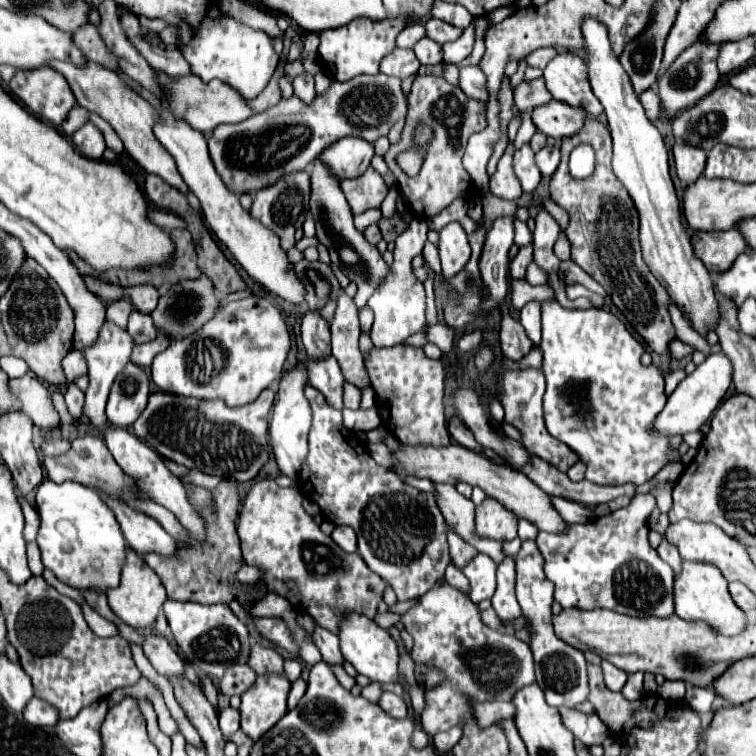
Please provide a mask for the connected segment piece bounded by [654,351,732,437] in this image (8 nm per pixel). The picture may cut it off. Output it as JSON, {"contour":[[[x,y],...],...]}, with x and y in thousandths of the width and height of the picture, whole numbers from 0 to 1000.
{"contour":[[[942,467],[934,472],[931,480],[926,480],[894,515],[892,520],[884,525],[881,538],[876,541],[876,546],[868,552],[868,567],[884,578],[889,575],[905,575],[913,570],[923,570],[923,565],[929,560],[934,560],[947,536],[952,533],[952,528],[960,522],[963,512],[968,507],[968,478],[963,478],[960,467]]]}

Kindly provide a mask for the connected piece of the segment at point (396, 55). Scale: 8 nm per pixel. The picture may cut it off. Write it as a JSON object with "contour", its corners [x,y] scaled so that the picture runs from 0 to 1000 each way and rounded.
{"contour":[[[524,65],[513,70],[503,83],[503,97],[537,104],[542,99],[550,99],[556,91],[553,78],[548,75],[545,65]]]}

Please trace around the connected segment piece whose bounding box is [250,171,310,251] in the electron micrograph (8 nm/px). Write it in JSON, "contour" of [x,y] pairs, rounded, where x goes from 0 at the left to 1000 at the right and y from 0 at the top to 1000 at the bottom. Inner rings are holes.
{"contour":[[[405,226],[397,229],[386,229],[381,234],[373,234],[365,245],[347,250],[344,255],[339,255],[331,284],[333,290],[344,292],[349,300],[354,300],[360,308],[365,308],[365,313],[370,316],[370,327],[378,332],[384,327],[389,327],[389,308],[394,300],[399,300],[402,290],[405,290],[405,279],[407,279],[407,255],[410,255],[410,237]]]}

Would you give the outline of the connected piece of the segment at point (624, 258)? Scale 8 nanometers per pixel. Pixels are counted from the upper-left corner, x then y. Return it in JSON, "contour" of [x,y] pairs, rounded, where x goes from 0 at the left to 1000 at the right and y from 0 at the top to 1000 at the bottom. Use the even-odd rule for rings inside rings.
{"contour":[[[778,152],[772,171],[765,179],[743,184],[743,213],[728,237],[728,261],[754,284],[754,295],[746,308],[757,321],[757,345],[765,348],[778,364],[783,364],[799,380],[810,401],[823,411],[823,417],[831,422],[839,438],[854,451],[854,456],[865,467],[878,470],[886,467],[884,454],[894,446],[884,414],[889,396],[884,393],[884,385],[868,372],[857,351],[852,351],[844,321],[844,282],[836,271],[833,258],[812,234],[807,213],[810,213],[807,176],[794,160]],[[767,189],[780,189],[788,200],[788,224],[772,239],[762,239],[751,229],[751,205]]]}

